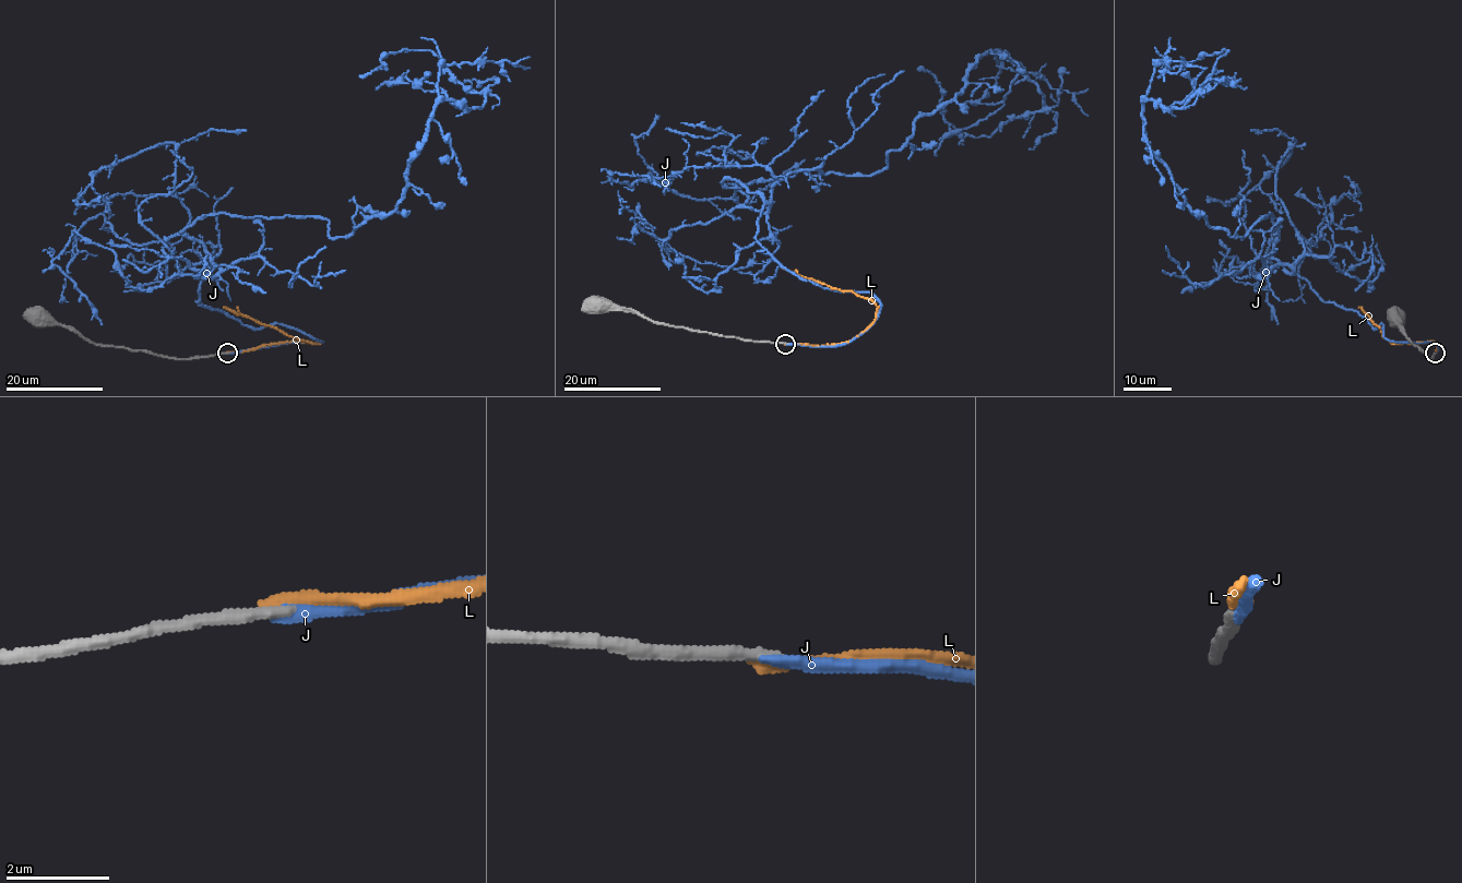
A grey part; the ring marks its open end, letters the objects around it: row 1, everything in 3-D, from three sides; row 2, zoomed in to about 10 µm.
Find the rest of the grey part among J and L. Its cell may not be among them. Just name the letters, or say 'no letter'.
J

